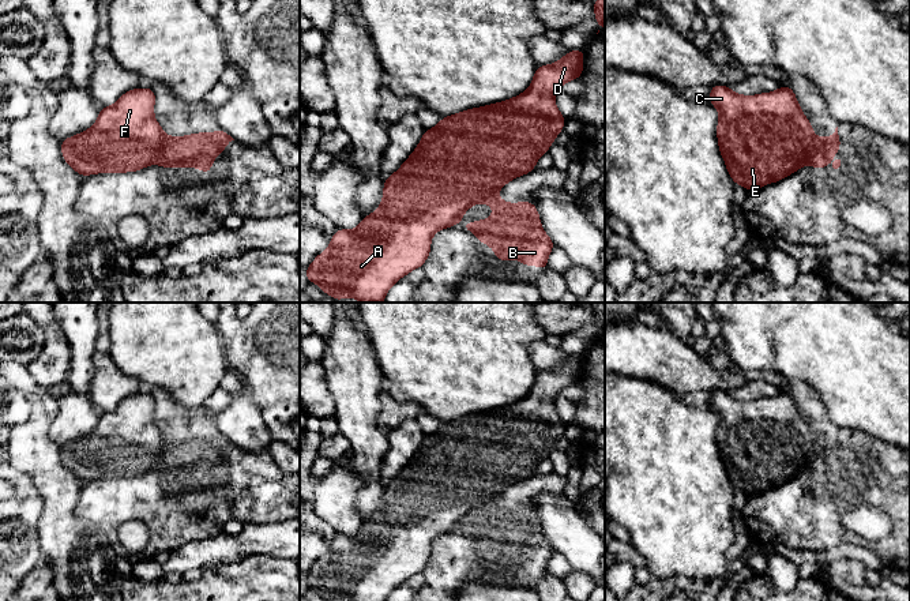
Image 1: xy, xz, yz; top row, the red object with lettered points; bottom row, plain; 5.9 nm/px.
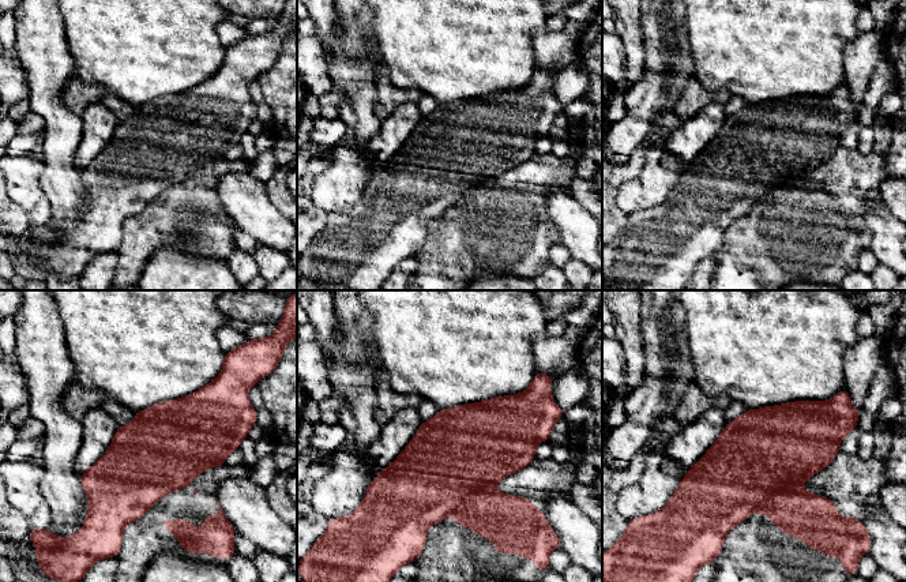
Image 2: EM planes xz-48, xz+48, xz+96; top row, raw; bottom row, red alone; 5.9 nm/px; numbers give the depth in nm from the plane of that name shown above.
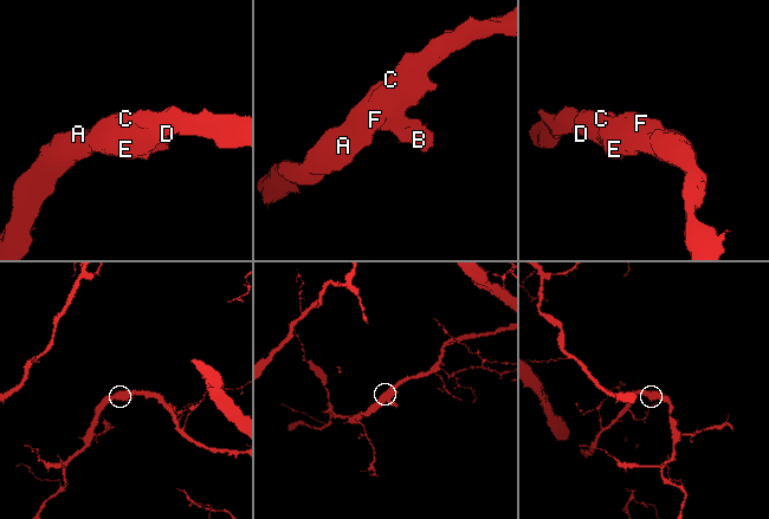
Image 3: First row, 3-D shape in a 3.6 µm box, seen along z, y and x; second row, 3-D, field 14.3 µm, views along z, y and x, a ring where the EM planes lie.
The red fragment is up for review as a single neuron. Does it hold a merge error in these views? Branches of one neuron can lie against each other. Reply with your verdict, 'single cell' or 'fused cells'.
fused cells

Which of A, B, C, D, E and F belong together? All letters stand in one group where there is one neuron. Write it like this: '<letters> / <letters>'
A C D E F / B

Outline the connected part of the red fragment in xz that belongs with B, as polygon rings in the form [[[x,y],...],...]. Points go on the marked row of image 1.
[[[497,195],[481,200],[496,211],[489,219],[471,224],[460,222],[466,232],[474,232],[475,240],[496,252],[496,260],[519,259],[523,266],[539,266],[545,271],[549,252],[556,244],[545,233],[533,202],[507,203]]]

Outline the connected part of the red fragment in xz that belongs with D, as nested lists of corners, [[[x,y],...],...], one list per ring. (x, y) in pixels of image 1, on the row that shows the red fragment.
[[[584,49],[569,50],[557,63],[537,65],[524,93],[503,102],[444,116],[436,127],[425,129],[417,149],[394,174],[386,177],[380,207],[362,217],[354,230],[336,228],[328,248],[305,270],[307,281],[317,283],[335,301],[353,297],[361,303],[383,303],[396,281],[424,266],[437,230],[448,228],[469,206],[497,195],[508,181],[535,169],[538,158],[549,151],[565,127],[565,117],[554,105],[554,95],[564,83],[582,76],[583,57]]]

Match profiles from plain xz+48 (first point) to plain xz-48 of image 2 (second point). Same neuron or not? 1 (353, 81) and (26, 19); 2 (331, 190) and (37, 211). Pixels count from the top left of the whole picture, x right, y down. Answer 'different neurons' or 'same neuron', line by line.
1: same neuron
2: same neuron

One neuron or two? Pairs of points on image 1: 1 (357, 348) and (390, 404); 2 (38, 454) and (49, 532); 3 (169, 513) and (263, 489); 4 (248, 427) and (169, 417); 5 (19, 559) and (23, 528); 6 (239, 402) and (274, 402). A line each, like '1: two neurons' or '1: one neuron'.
1: two neurons
2: one neuron
3: one neuron
4: two neurons
5: one neuron
6: two neurons

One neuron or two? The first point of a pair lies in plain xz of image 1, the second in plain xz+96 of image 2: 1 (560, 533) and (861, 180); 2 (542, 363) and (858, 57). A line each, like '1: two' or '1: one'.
1: two
2: one

